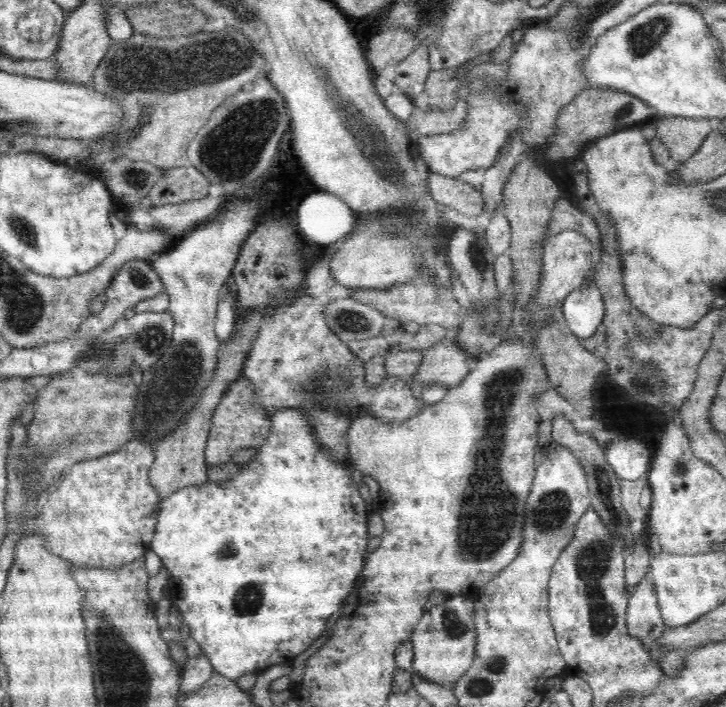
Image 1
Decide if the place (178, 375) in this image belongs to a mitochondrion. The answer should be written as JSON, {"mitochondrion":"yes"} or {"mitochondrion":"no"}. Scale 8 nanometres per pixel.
{"mitochondrion":"yes"}

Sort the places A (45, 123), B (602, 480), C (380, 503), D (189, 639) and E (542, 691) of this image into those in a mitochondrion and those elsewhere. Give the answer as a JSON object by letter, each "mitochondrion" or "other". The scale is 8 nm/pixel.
{"A":"mitochondrion","B":"mitochondrion","C":"other","D":"other","E":"other"}

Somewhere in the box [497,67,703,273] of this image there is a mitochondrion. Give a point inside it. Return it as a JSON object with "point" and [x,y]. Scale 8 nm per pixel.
{"point":[619,118]}

